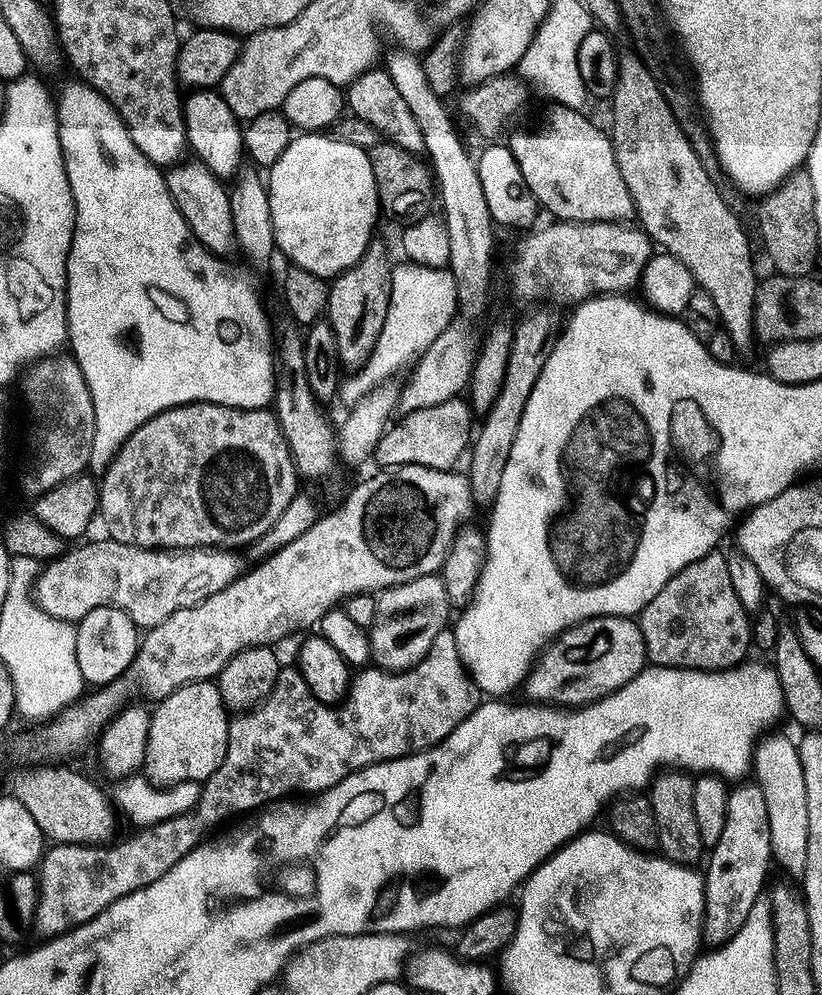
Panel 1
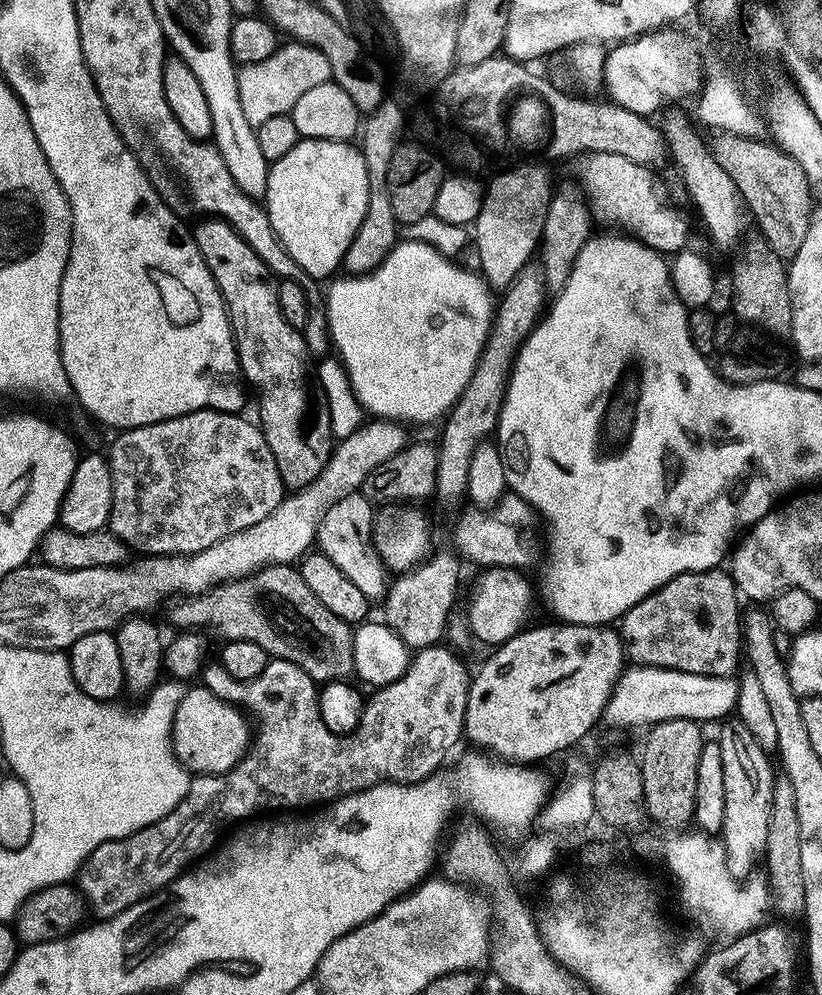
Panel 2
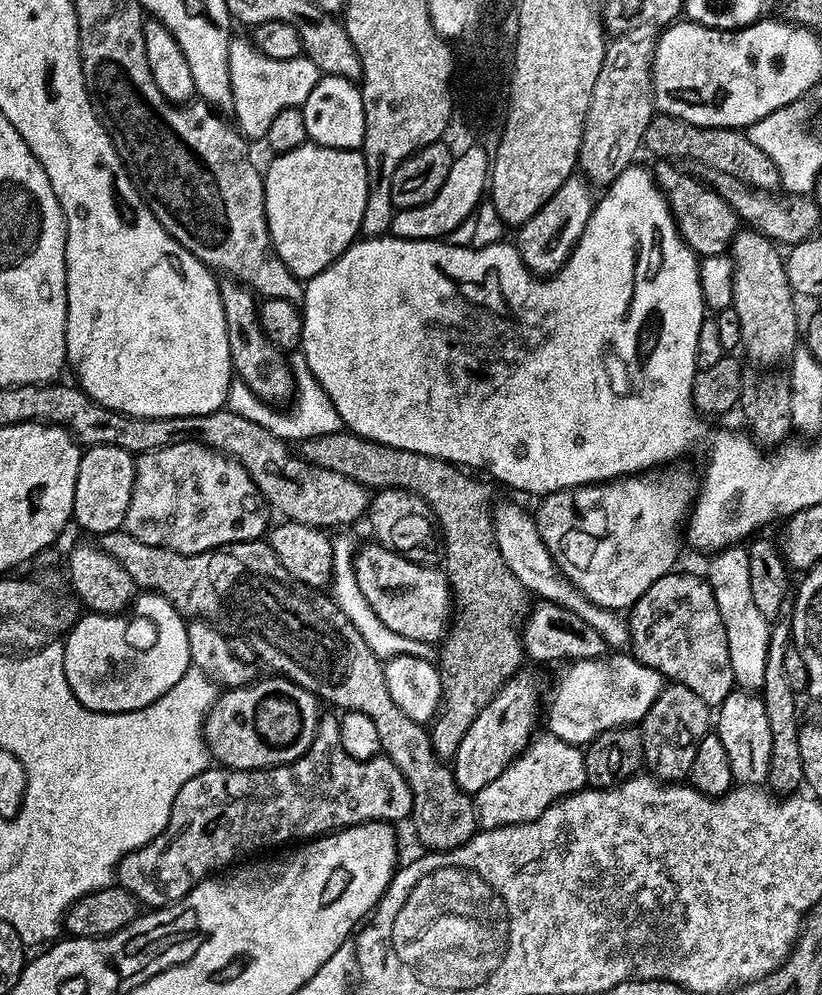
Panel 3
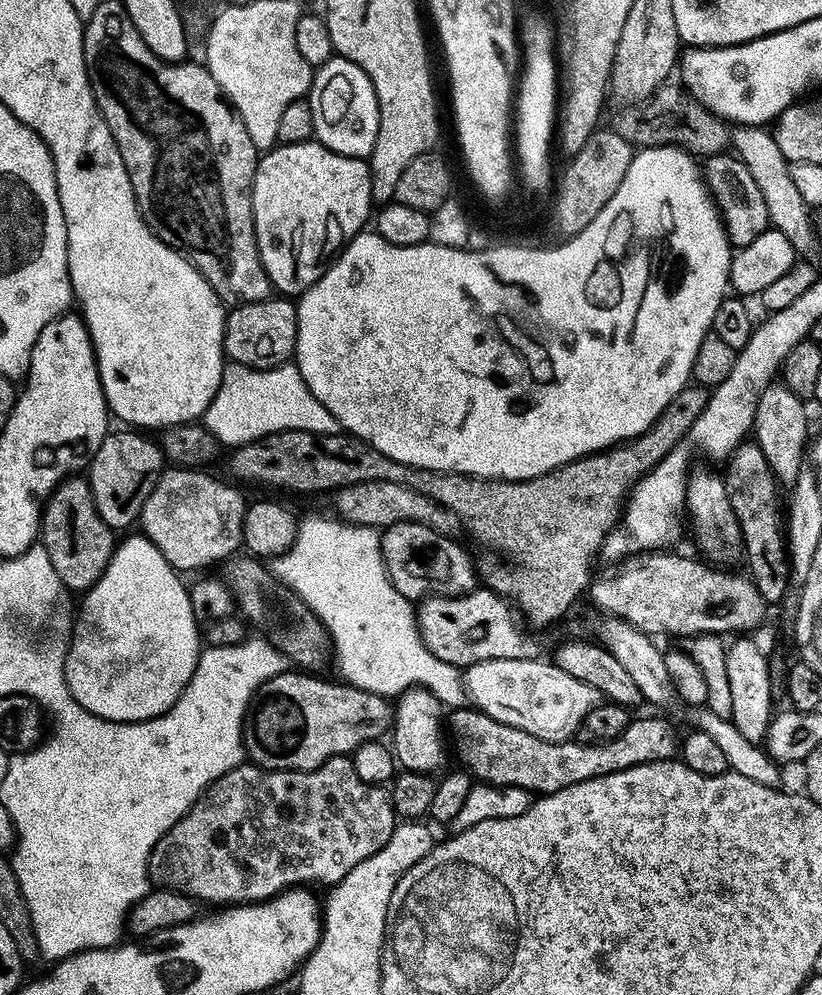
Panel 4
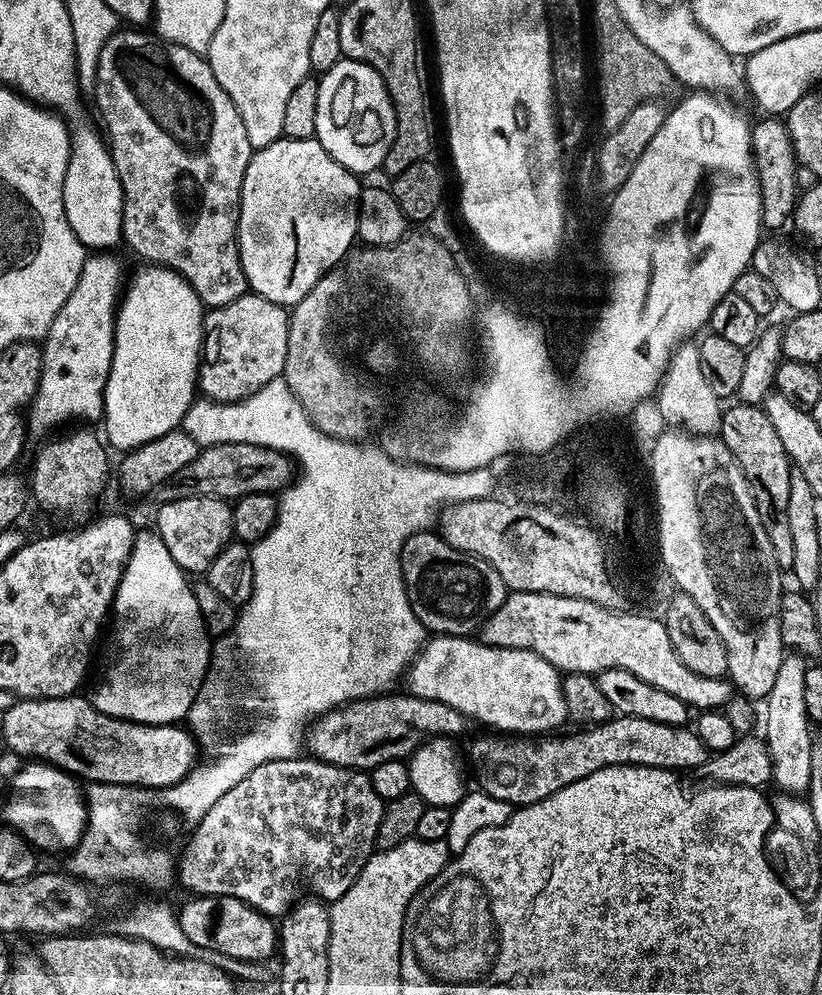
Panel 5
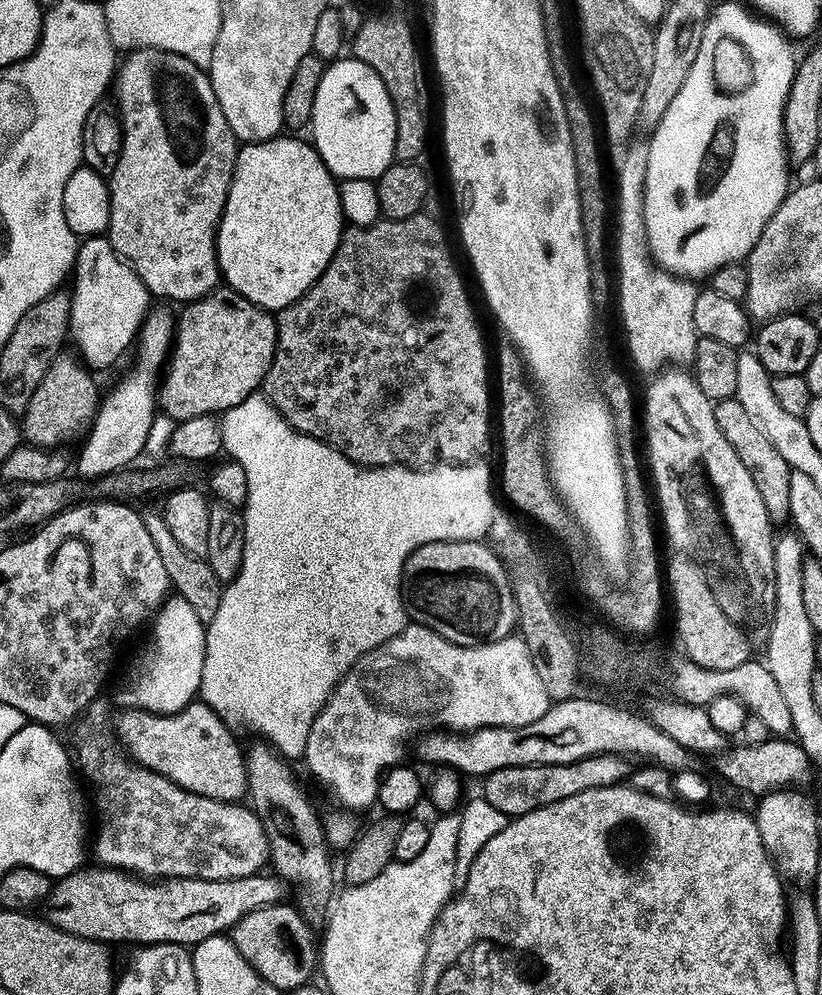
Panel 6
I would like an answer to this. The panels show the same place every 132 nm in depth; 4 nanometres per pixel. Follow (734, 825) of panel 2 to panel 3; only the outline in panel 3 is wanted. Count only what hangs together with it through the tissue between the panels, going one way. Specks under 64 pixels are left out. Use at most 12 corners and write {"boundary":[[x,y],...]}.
{"boundary":[[734,690],[714,731],[733,781],[763,785],[771,736],[761,697]]}

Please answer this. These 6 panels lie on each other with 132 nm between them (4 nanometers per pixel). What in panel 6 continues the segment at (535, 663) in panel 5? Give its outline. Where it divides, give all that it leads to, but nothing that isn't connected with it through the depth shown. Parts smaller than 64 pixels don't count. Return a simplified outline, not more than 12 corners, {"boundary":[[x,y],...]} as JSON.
{"boundary":[[412,622],[344,675],[303,763],[339,807],[429,730],[526,726],[550,699],[519,635]]}

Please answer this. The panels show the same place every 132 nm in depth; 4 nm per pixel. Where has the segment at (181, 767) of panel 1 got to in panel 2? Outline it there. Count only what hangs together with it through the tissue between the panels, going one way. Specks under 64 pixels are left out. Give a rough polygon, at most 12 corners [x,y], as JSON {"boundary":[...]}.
{"boundary":[[203,686],[185,691],[172,753],[221,776],[244,757],[250,720]]}

